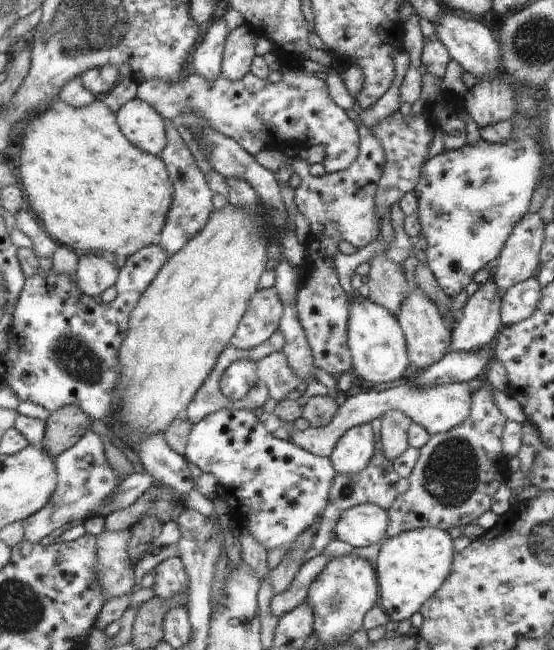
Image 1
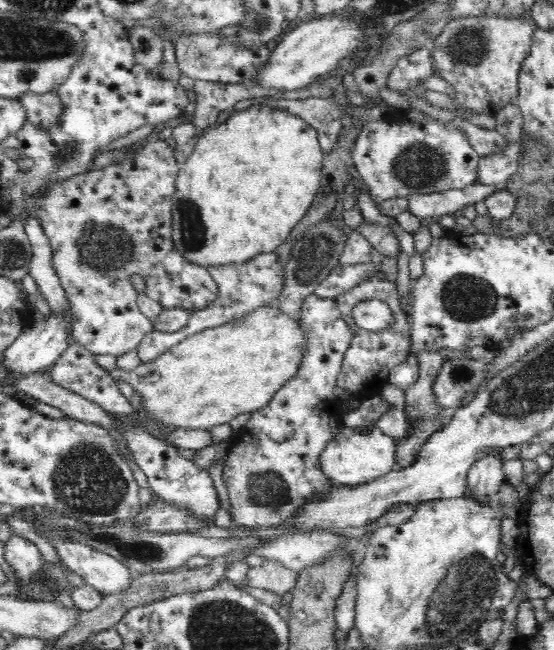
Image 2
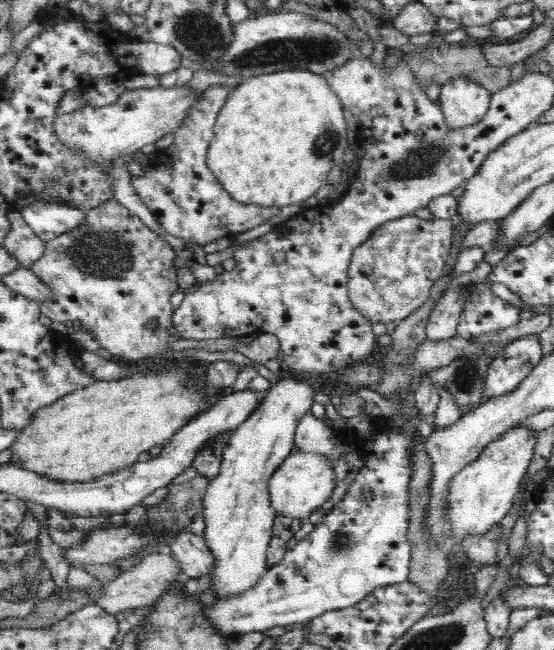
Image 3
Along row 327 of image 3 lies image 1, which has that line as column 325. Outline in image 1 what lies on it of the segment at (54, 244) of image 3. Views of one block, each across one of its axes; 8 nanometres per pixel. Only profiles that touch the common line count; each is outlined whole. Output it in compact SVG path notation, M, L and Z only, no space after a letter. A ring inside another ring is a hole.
M297 70L284 72L282 79L277 83L261 80L253 73L249 73L237 81L225 78L225 74L222 74L213 82L205 80L205 76L196 73L189 76L187 80L179 80L179 82L167 82L167 80L153 78L147 80L147 82L140 83L138 97L147 104L153 105L157 112L160 112L169 120L185 116L187 112L193 112L193 114L199 114L199 116L207 118L211 128L225 134L227 138L235 139L252 155L269 148L279 149L284 153L292 153L300 148L307 149L311 148L311 146L323 145L325 157L322 164L327 173L341 172L351 168L360 155L360 126L357 126L353 122L354 120L349 118L349 114L345 112L345 109L341 108L331 98L329 86L327 86L325 79L322 80L313 72L297 72Z

